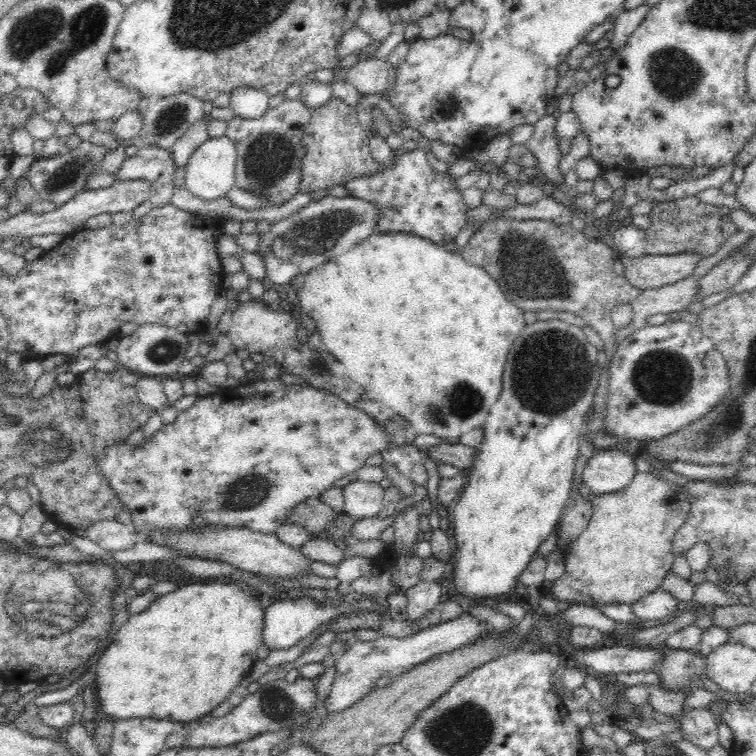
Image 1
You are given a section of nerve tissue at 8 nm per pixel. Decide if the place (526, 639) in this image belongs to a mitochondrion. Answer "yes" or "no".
no

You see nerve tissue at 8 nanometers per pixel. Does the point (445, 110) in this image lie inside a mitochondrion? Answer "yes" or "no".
no

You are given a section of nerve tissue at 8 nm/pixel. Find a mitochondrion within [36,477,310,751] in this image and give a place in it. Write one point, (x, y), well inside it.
(278, 704)

